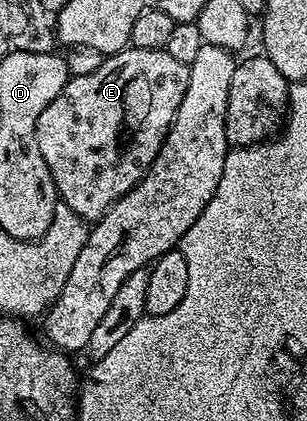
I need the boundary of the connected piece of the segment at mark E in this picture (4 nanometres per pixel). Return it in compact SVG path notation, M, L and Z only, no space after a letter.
M125 48L116 54L107 55L101 62L104 63L93 74L80 74L77 78L76 75L69 77L66 88L62 88L62 92L58 92L58 96L54 96L54 100L50 100L50 104L46 104L46 112L42 112L42 116L38 116L38 128L36 129L38 148L42 152L42 160L46 160L50 172L54 176L59 201L70 207L76 213L77 219L88 224L95 223L96 219L103 216L119 198L126 196L126 192L133 190L144 179L144 173L150 168L150 164L158 156L158 152L166 140L168 130L178 112L178 104L182 104L182 96L186 96L186 84L188 83L189 66L181 64L179 60L174 60L174 56L170 56L167 50Z

